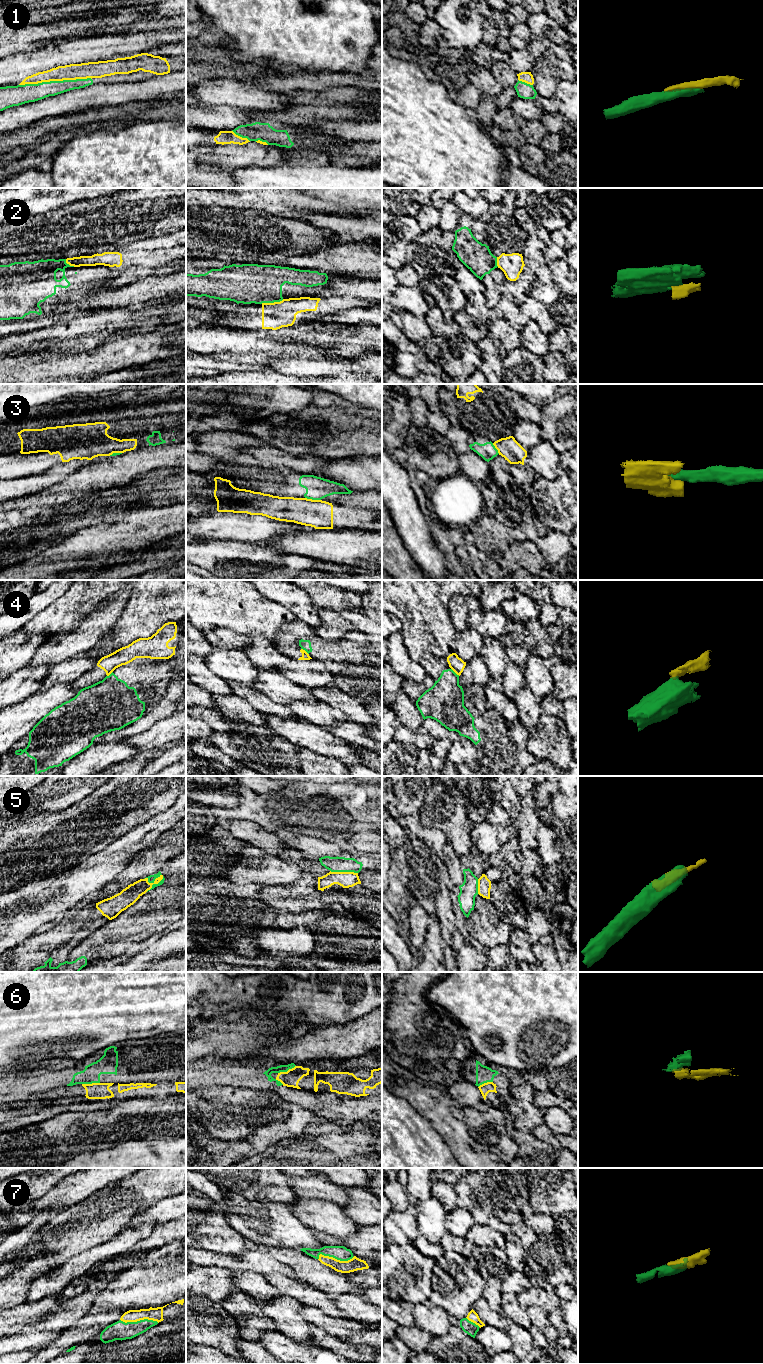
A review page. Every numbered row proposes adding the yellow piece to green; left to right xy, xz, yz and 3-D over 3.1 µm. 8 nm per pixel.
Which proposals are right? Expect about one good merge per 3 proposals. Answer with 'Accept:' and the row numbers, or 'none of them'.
Accept: 1, 7

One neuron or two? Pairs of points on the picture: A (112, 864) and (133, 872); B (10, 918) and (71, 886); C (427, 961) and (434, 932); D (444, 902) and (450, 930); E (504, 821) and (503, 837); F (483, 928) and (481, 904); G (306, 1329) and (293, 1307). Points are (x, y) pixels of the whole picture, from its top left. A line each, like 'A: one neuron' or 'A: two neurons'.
A: two neurons
B: one neuron
C: one neuron
D: one neuron
E: one neuron
F: one neuron
G: one neuron

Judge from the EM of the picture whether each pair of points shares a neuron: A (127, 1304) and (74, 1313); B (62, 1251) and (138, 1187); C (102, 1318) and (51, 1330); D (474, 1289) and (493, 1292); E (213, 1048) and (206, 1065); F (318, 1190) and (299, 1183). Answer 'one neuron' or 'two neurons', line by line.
A: two neurons
B: one neuron
C: two neurons
D: two neurons
E: two neurons
F: one neuron

